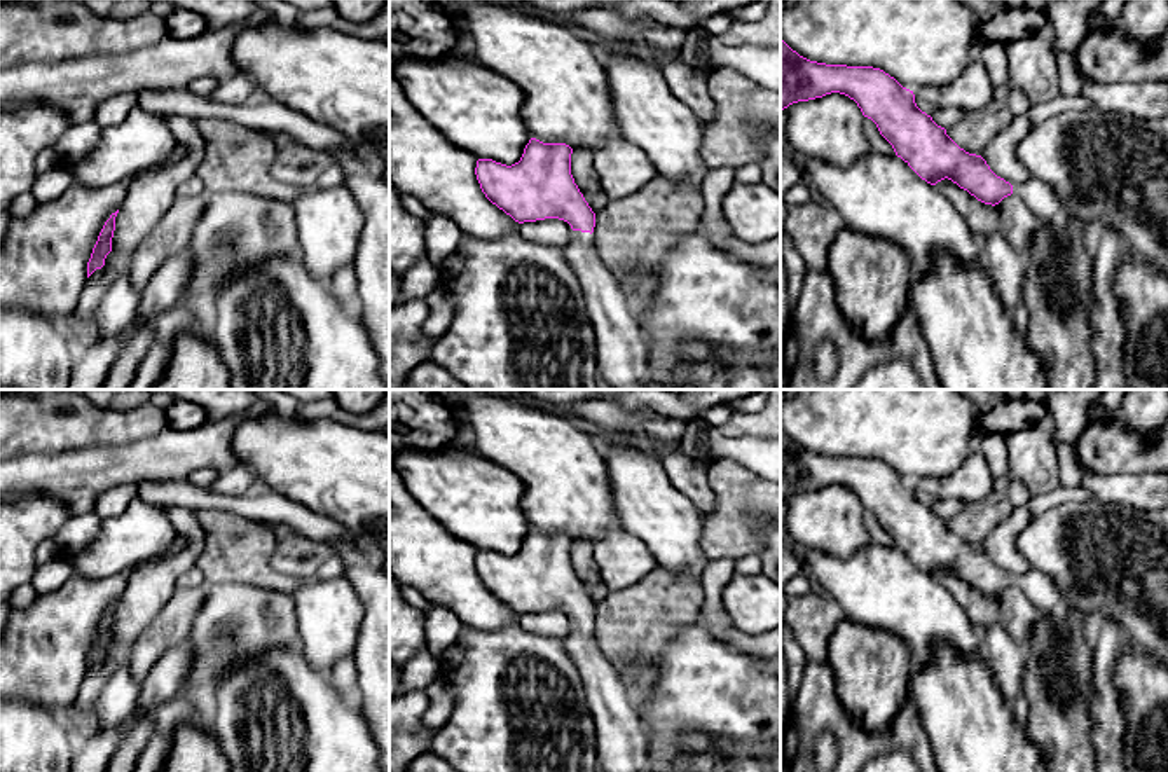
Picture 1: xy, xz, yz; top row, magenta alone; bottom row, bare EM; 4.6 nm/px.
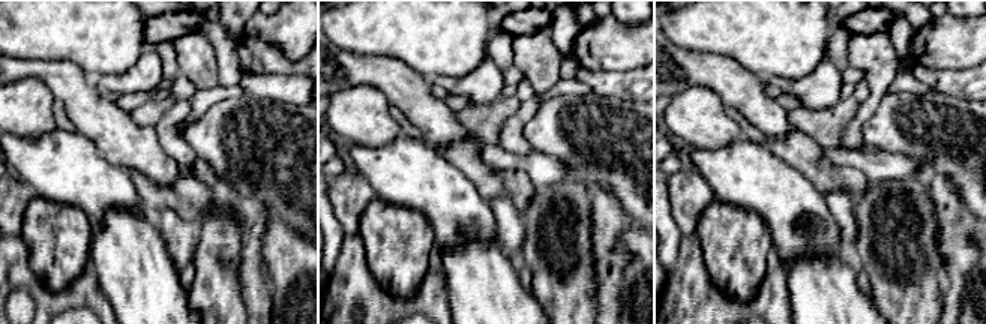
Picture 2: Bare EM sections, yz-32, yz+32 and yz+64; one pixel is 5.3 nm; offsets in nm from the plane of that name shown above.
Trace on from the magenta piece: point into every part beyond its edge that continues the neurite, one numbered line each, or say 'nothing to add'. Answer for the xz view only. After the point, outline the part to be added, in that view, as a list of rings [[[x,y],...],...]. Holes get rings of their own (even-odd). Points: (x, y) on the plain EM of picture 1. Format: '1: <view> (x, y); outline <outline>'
1: xz (620, 741); outline [[[574,622],[562,641],[578,665],[595,721],[595,751],[601,772],[651,772],[641,718],[625,683],[601,653],[592,625]]]

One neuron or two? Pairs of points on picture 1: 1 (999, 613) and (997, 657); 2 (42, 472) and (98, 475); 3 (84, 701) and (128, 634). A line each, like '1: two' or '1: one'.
1: two
2: one
3: one

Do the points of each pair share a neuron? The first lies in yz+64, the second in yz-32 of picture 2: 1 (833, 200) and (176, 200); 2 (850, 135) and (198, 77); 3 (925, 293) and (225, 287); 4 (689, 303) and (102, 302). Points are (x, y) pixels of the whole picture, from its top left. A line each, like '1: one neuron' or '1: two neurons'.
1: two neurons
2: one neuron
3: one neuron
4: one neuron

